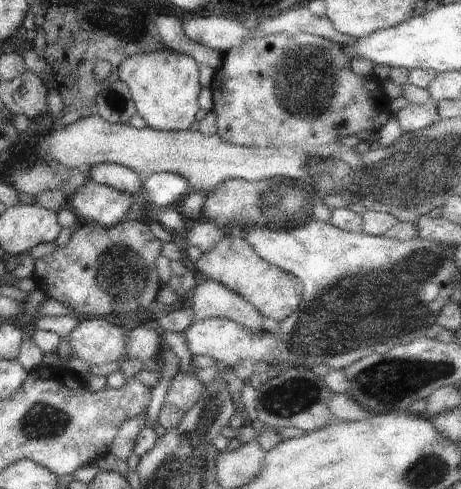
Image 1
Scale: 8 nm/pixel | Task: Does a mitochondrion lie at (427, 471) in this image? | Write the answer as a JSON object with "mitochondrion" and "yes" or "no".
{"mitochondrion":"yes"}

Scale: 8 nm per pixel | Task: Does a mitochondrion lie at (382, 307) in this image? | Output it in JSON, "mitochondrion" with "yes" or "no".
{"mitochondrion":"yes"}

